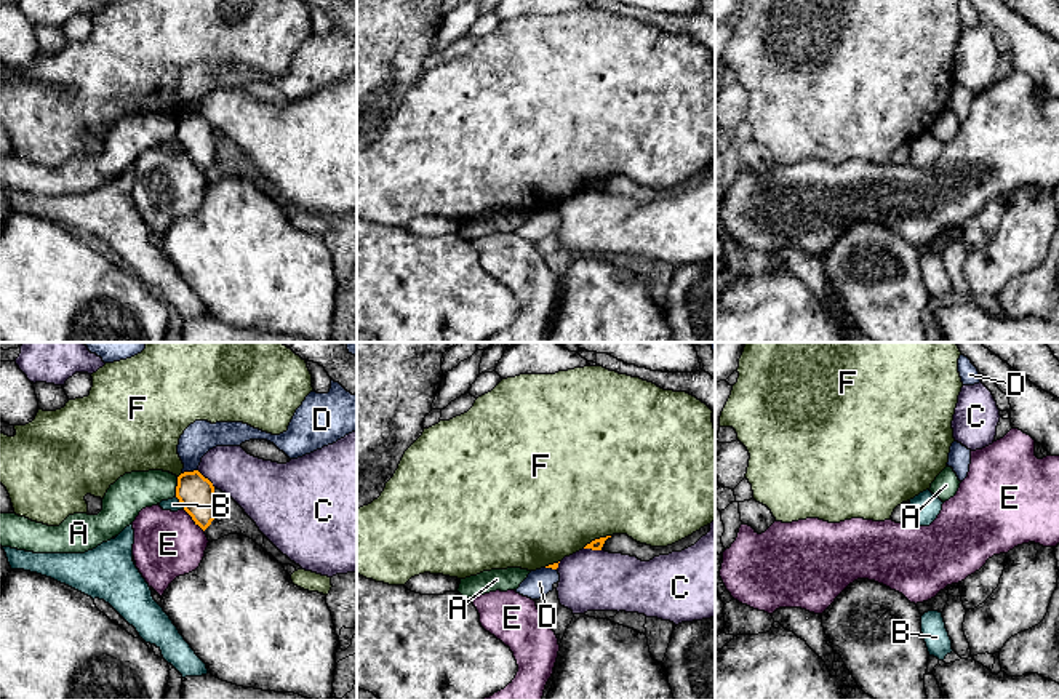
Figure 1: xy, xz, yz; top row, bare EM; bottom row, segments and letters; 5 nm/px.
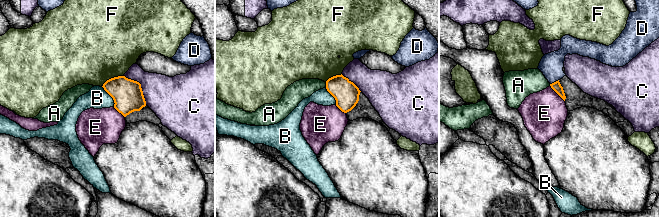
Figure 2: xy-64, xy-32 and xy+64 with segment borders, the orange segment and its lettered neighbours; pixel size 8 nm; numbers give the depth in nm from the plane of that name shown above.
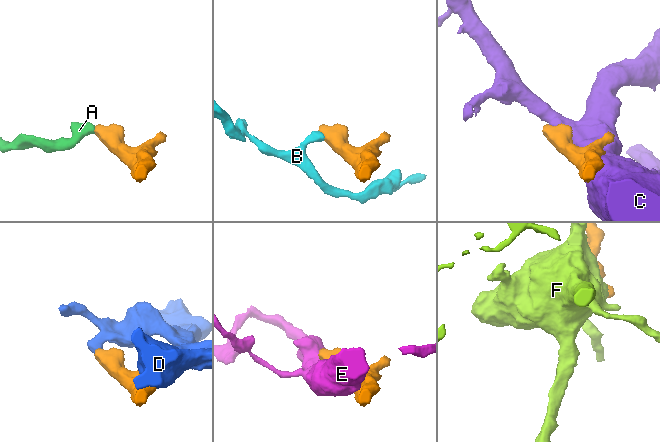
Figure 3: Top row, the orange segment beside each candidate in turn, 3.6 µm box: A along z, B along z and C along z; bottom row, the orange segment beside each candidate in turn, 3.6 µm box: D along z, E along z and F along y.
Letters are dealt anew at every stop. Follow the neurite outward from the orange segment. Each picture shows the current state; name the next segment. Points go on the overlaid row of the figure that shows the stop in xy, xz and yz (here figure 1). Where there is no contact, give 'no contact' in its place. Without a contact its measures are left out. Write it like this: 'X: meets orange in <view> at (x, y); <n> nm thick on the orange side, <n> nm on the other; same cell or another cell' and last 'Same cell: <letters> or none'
A: meets orange in xy at (176, 487); 180 nm thick on the orange side, 200 nm on the other; another cell
B: meets orange in xy at (179, 501); 180 nm thick on the orange side, 70 nm on the other; another cell
C: meets orange in xy at (207, 479); 180 nm thick on the orange side, 260 nm on the other; another cell
D: meets orange in xy at (189, 472); 180 nm thick on the orange side, 160 nm on the other; another cell
E: meets orange in xy at (192, 519); 180 nm thick on the orange side, 340 nm on the other; another cell
F: meets orange in xz at (595, 539); 60 nm thick on the orange side, 500 nm on the other; another cell
Same cell: none

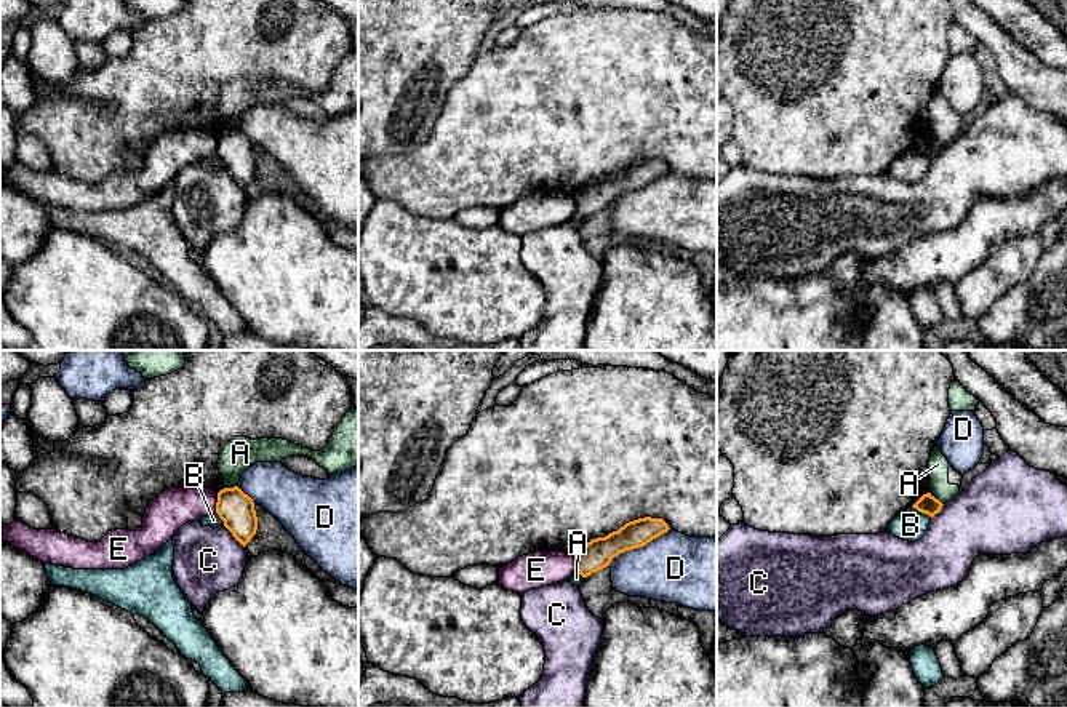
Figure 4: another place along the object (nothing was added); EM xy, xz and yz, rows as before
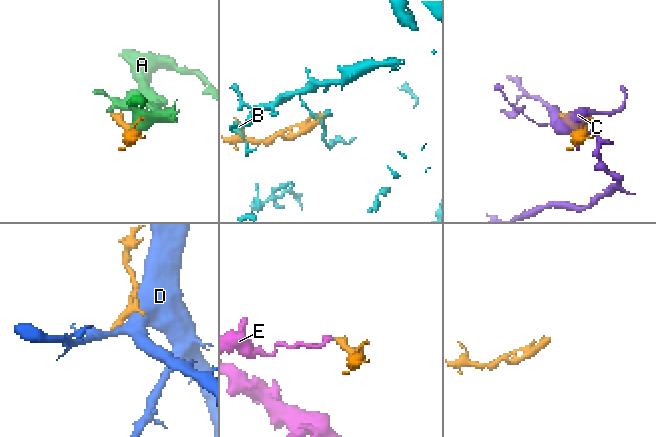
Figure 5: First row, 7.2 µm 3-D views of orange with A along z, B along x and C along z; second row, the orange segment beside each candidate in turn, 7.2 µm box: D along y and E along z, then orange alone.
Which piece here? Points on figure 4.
A: meets orange in xy at (229, 488); 180 nm thick on the orange side, 160 nm on the other; another cell
B: meets orange in yz at (922, 512); 100 nm thick on the orange side, 160 nm on the other; another cell
C: meets orange in xy at (232, 535); 180 nm thick on the orange side, 340 nm on the other; another cell
D: meets orange in xz at (637, 547); 150 nm thick on the orange side, 360 nm on the other; another cell
E: meets orange in xy at (216, 503); 180 nm thick on the orange side, 200 nm on the other; another cell
Same cell: none

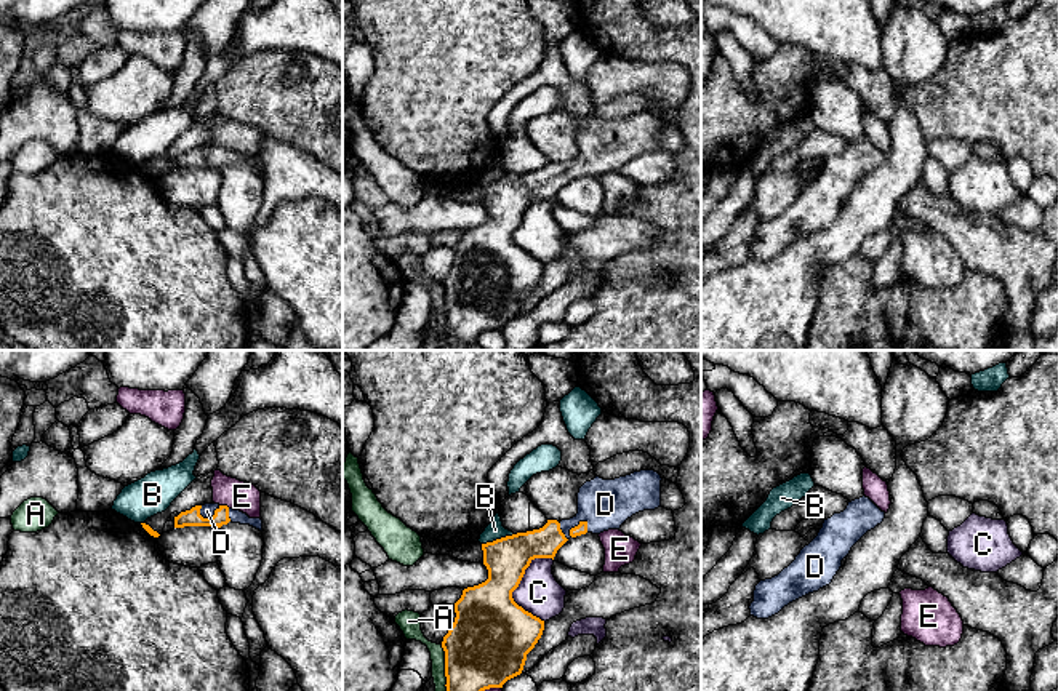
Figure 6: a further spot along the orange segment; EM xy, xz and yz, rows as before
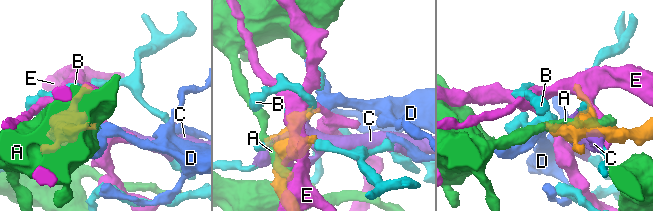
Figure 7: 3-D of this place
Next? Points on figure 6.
A: meets orange in xz at (445, 667); 400 nm thick on the orange side, 90 nm on the other; another cell
B: meets orange in xz at (496, 539); 220 nm thick on the orange side, 90 nm on the other; another cell
C: meets orange in xz at (511, 594); 400 nm thick on the orange side, 220 nm on the other; another cell
D: meets orange in xz at (578, 525); 60 nm thick on the orange side, 260 nm on the other; same cell
E: meets orange in xy at (224, 506); 90 nm thick on the orange side, 150 nm on the other; another cell
Same cell: D

